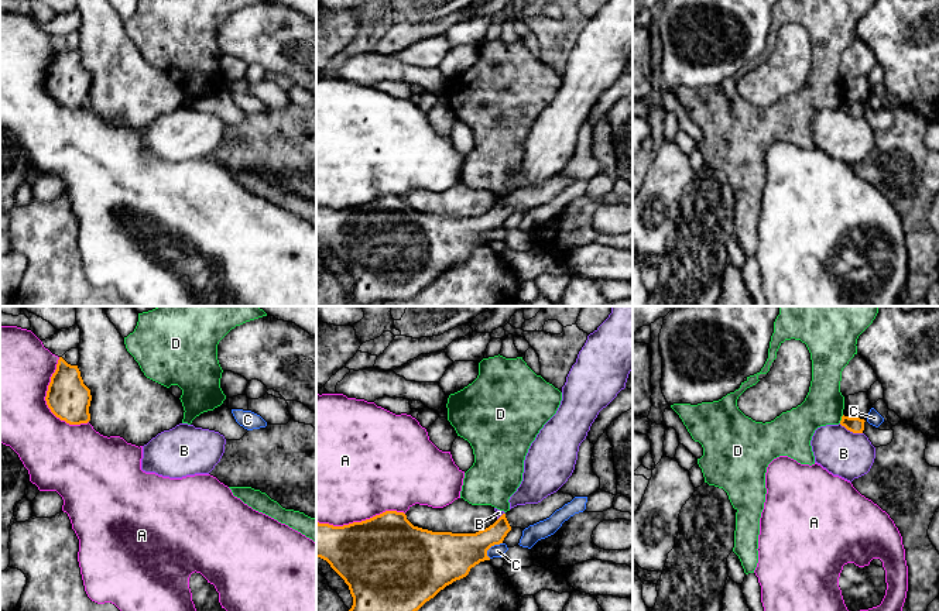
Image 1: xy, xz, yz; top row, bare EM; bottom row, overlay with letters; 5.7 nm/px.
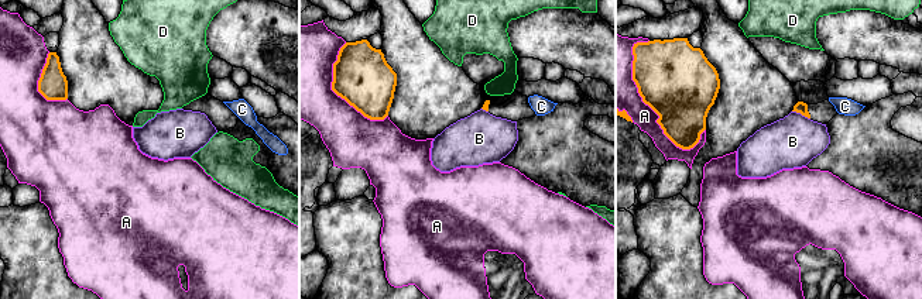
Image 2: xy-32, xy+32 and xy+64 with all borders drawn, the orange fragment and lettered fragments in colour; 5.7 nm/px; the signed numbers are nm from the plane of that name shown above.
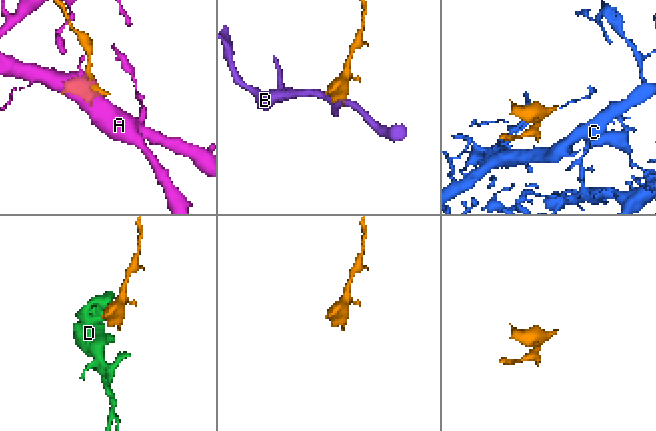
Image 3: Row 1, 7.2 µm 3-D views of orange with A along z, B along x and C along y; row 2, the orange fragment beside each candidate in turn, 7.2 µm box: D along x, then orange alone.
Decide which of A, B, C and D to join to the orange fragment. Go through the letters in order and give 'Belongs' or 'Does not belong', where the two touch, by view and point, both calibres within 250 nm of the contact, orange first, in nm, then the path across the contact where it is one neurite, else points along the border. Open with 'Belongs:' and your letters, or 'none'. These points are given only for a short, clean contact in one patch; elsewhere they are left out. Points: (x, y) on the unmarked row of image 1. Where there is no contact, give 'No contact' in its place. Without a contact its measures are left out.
Belongs: none
A: Does not belong. Touches orange at xy (47, 86). Thickness 240 nm (orange) against 480 nm
B: Does not belong. Touches orange at yz (850, 115). Thickness 90 nm (orange) against 260 nm
C: Does not belong. Touches orange at xz (492, 229). Thickness 280 nm (orange) against 80 nm
D: Does not belong. Touches orange at yz (842, 103). Thickness 90 nm (orange) against 220 nm. Boundary: yz (843, 99), (839, 106)

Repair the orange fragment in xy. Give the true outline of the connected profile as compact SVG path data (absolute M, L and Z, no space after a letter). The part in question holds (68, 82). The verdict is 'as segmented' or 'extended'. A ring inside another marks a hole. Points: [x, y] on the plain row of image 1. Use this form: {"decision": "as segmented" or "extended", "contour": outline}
{"decision": "as segmented", "contour": "M62 41L51 61L45 85L51 96L69 109L90 104L90 73L83 68L78 49L68 48Z"}

